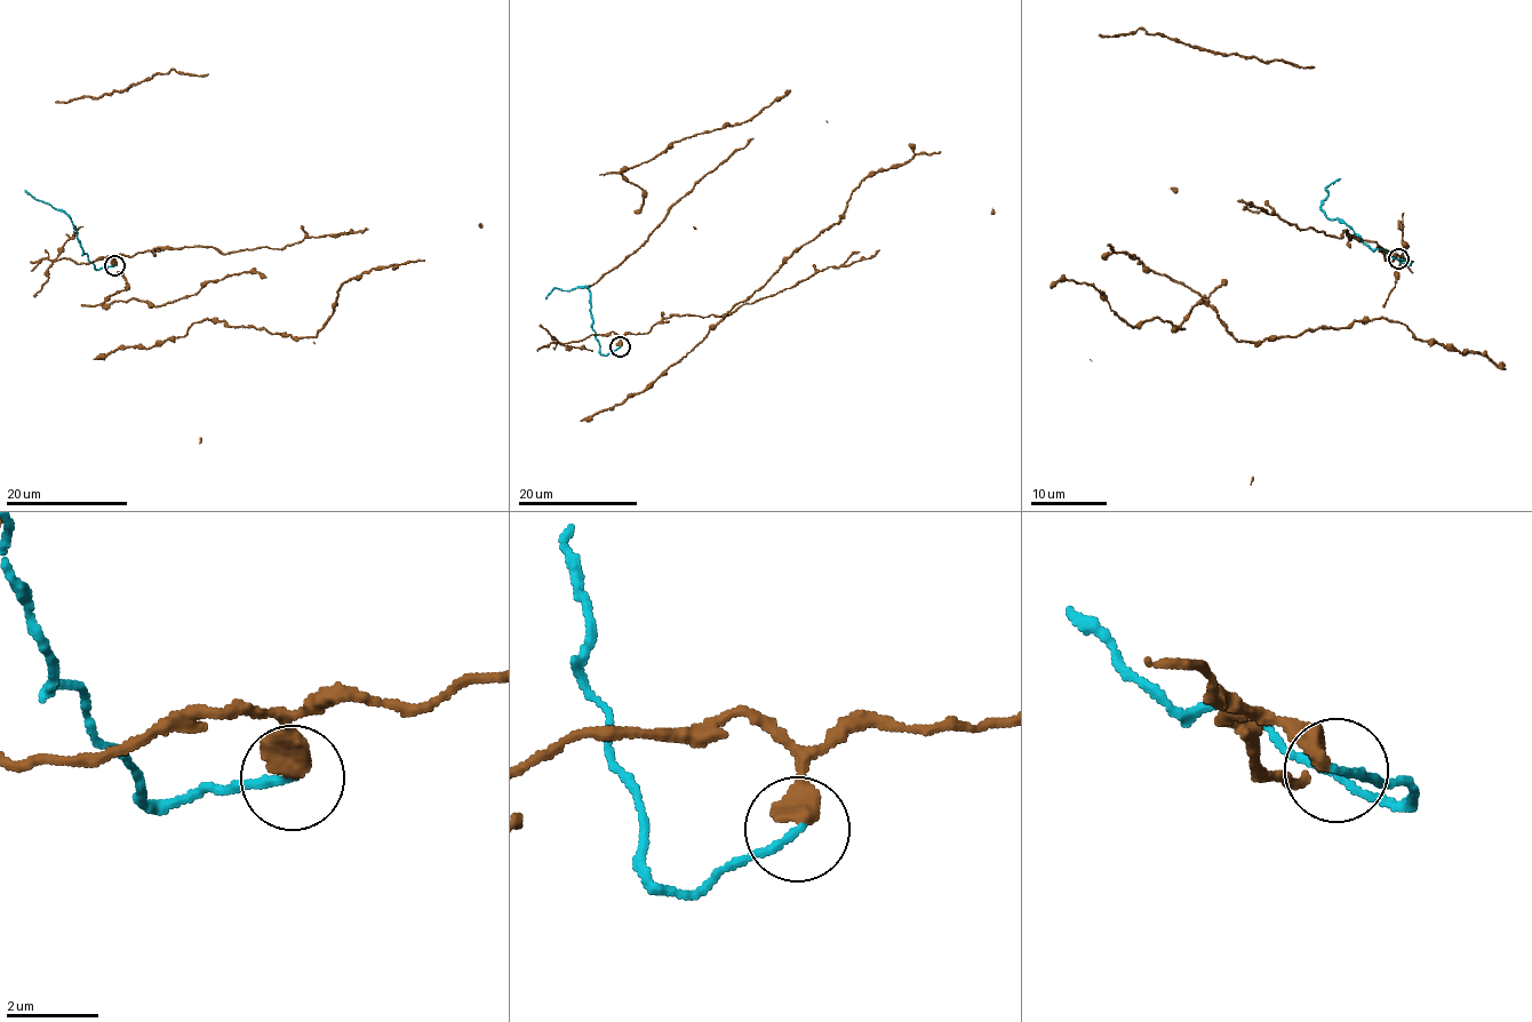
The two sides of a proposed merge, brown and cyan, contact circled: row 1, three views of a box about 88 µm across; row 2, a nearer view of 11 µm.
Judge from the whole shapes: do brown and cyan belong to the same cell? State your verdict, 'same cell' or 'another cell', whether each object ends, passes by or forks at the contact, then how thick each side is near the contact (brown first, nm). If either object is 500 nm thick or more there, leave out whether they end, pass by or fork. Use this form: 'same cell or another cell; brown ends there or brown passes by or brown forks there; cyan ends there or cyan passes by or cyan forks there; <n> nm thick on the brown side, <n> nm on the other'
another cell; brown ends there; cyan ends there; 480 nm thick on the brown side, 170 nm on the other

